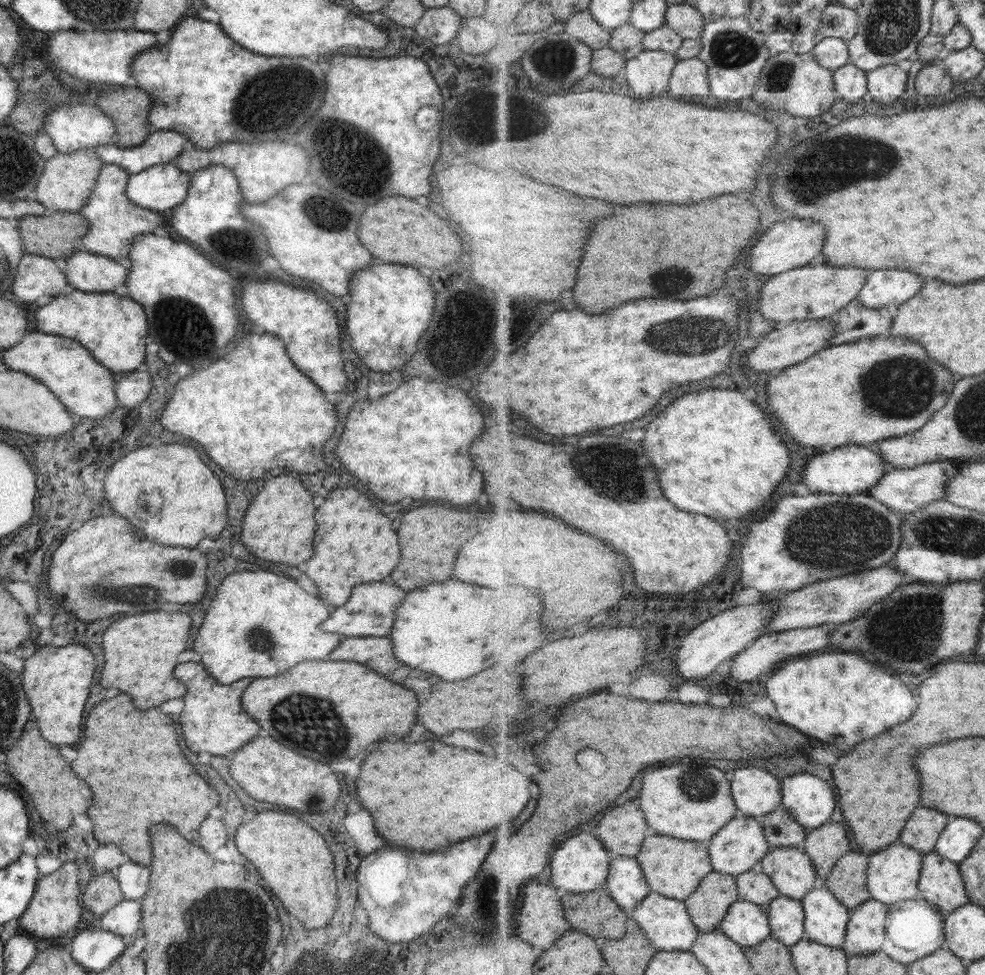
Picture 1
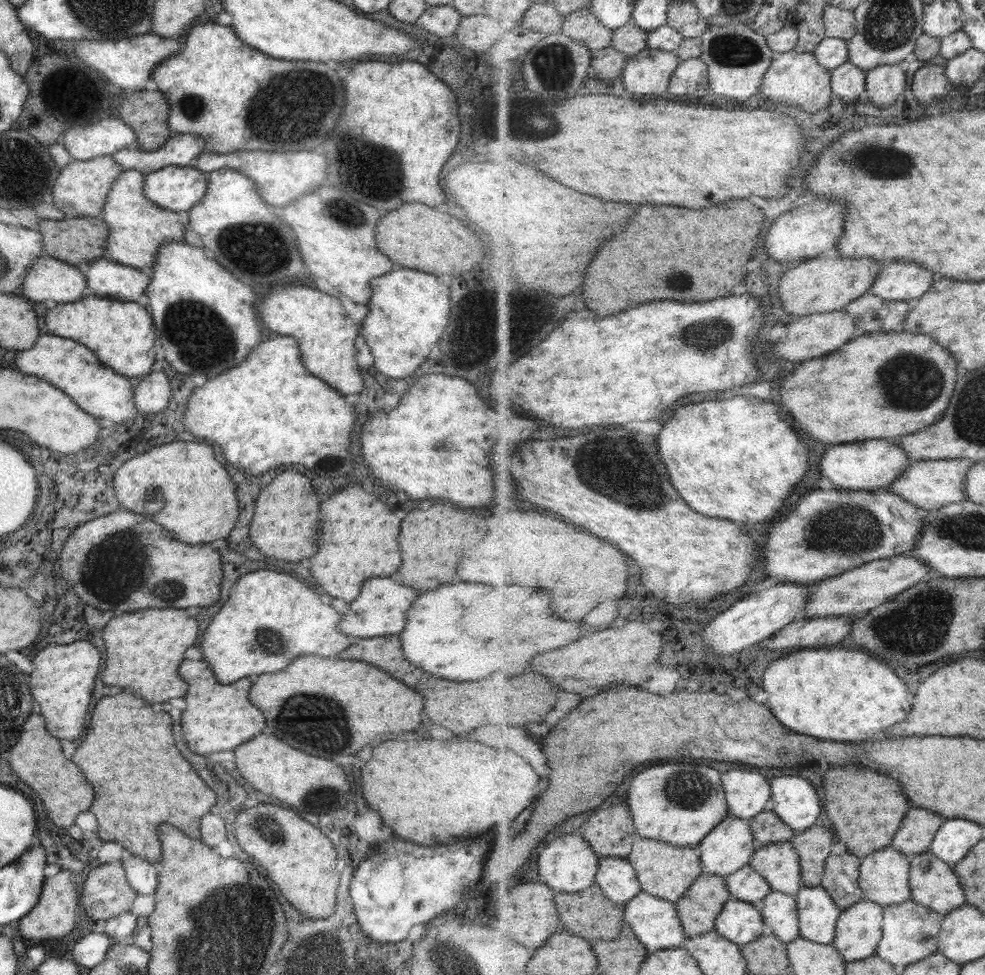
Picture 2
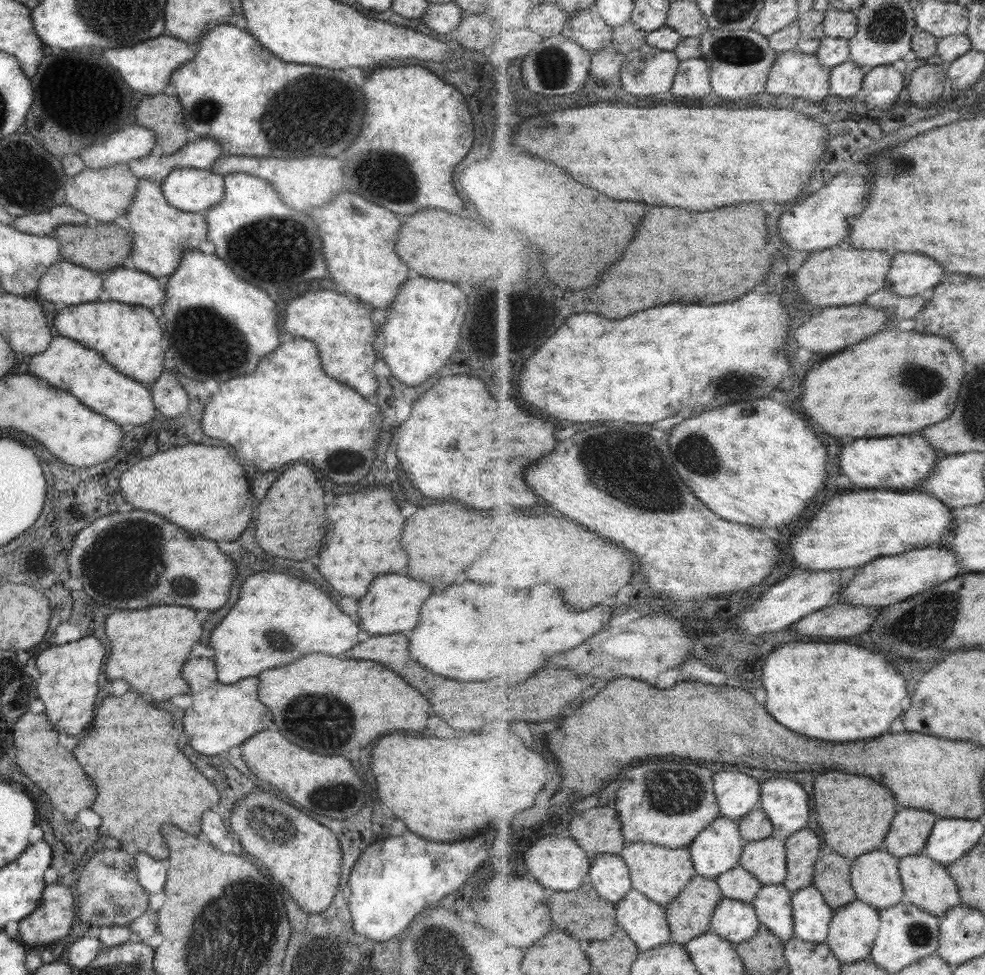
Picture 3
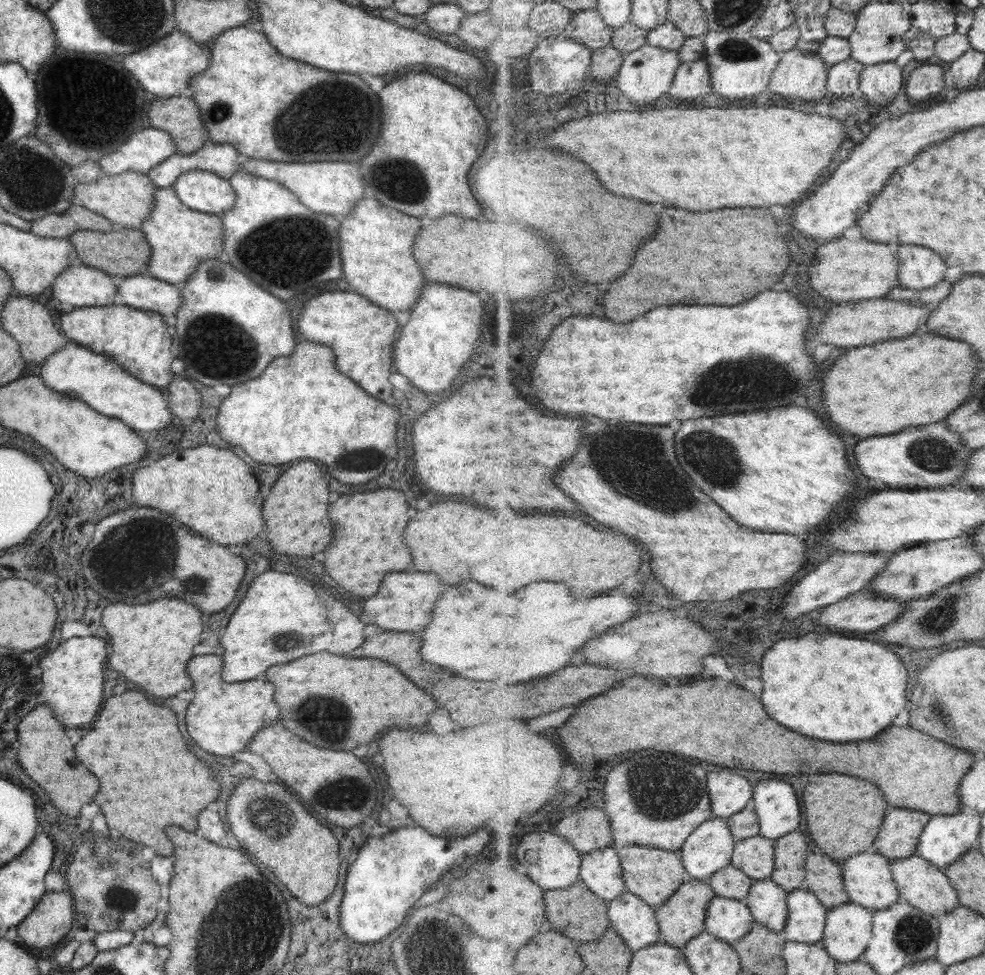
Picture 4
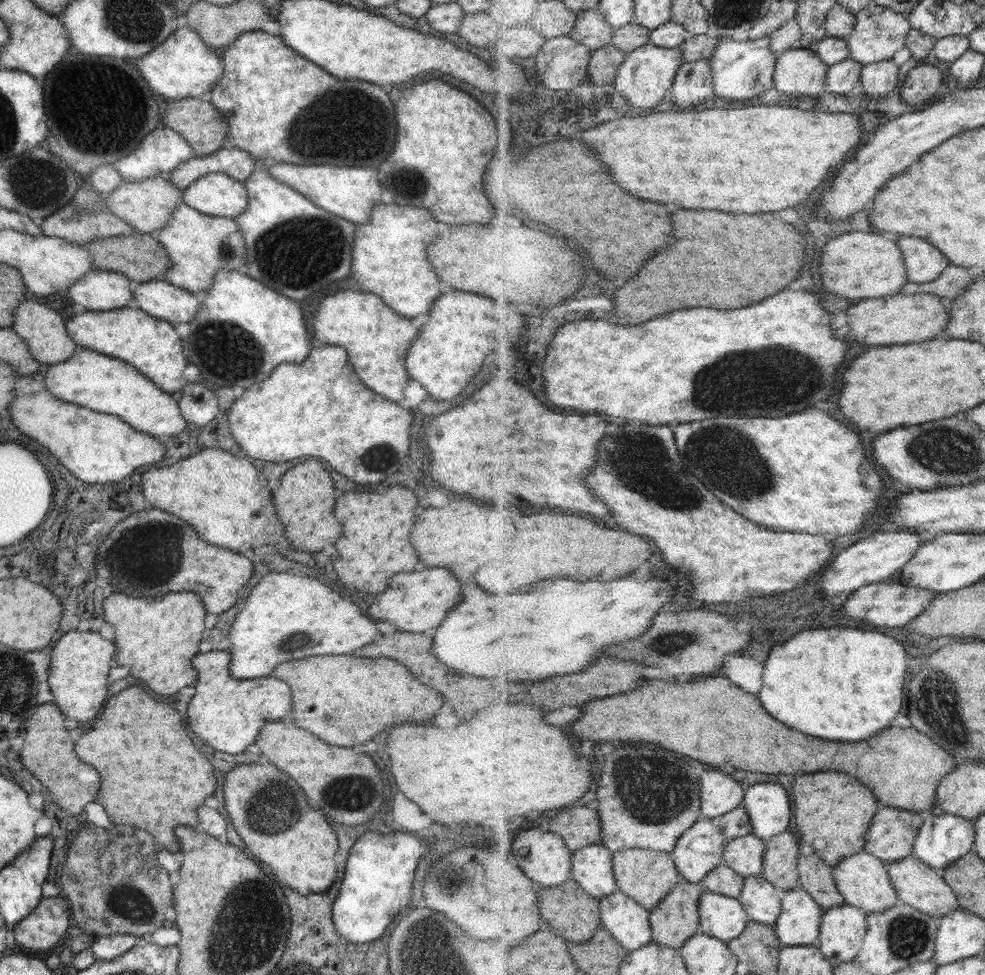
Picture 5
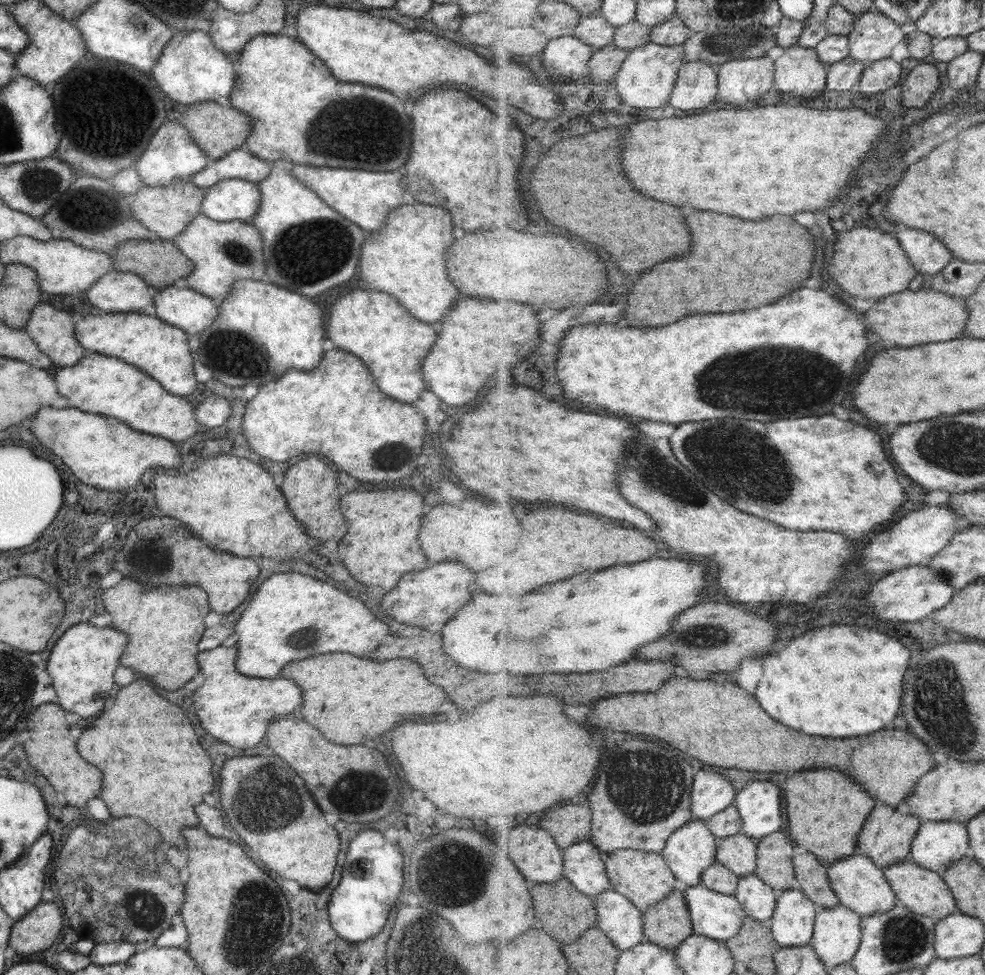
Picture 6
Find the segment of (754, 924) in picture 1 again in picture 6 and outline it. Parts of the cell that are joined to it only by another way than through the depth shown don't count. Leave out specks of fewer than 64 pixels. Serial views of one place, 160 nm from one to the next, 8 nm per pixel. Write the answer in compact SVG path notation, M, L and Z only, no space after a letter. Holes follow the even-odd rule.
M703 884L684 886L684 891L695 934L727 942L740 933L748 914L734 895L711 890Z

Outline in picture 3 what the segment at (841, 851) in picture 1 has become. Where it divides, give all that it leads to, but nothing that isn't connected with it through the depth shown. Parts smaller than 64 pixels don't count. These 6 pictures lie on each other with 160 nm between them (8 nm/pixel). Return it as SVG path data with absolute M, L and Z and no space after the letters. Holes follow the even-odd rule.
M806 827L786 840L788 877L784 885L793 893L814 884L816 862L825 852L823 838Z

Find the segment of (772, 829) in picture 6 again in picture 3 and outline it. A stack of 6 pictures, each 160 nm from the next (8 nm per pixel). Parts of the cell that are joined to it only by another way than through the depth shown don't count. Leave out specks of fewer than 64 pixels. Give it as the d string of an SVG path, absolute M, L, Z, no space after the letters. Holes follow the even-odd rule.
M767 780L761 784L760 808L773 821L773 838L783 842L809 824L809 794L793 780Z

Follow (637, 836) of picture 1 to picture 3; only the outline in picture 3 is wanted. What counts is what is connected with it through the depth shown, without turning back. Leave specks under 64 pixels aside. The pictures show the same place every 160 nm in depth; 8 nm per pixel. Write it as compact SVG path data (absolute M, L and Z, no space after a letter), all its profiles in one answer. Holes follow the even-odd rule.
M591 808L571 822L571 836L581 842L592 860L598 854L620 855L628 844L619 811L614 808Z

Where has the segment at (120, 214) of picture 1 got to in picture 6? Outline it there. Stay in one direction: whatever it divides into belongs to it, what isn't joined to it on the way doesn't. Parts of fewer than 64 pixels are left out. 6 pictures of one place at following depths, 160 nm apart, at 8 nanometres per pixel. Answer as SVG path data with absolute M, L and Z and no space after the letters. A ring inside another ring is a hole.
M197 215L173 241L193 264L192 273L181 284L220 304L238 280L264 280L266 262L259 232L250 222L215 222Z

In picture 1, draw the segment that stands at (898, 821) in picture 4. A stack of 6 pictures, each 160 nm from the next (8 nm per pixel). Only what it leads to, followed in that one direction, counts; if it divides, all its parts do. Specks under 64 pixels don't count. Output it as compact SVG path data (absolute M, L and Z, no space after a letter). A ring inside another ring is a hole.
M918 807L908 820L907 826L899 840L921 853L933 853L952 817L937 809Z

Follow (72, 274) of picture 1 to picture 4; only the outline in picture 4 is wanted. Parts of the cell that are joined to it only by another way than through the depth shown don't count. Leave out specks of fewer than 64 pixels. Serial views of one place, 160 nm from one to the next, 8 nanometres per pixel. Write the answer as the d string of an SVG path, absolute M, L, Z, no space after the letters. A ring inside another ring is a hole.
M146 273L118 278L116 287L116 294L123 299L123 305L133 309L167 316L174 315L181 305L178 286L161 282Z

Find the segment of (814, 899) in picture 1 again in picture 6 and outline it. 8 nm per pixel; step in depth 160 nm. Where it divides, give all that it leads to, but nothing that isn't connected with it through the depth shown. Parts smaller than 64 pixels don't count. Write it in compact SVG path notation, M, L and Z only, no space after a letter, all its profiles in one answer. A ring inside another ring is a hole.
M800 888L779 892L776 913L769 922L777 944L781 948L808 946L818 910L813 899Z

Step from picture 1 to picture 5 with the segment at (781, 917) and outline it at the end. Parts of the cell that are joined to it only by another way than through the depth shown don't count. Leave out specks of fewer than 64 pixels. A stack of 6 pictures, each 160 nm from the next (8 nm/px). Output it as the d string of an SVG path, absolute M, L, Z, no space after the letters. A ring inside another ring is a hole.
M762 875L748 877L740 901L754 921L775 926L782 913L782 892Z

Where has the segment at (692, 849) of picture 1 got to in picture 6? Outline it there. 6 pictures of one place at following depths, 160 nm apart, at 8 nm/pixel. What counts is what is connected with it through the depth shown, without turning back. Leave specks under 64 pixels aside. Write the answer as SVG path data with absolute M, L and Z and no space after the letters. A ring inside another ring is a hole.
M621 849L604 854L604 861L612 888L631 899L632 903L640 907L643 912L667 898L679 886L679 881L673 876L665 858L659 853Z

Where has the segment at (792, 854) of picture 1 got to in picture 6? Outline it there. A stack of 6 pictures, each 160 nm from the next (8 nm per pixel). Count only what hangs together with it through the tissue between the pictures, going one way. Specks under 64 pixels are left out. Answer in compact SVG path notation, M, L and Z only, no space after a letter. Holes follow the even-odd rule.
M743 832L717 840L717 862L742 876L756 872L758 865L757 840Z

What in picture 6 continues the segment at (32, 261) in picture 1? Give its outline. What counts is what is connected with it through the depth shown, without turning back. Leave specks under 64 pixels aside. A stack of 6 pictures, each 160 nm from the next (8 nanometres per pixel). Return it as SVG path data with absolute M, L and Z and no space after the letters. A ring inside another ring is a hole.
M112 268L86 290L85 296L93 308L105 312L137 313L152 305L156 291L140 276Z

